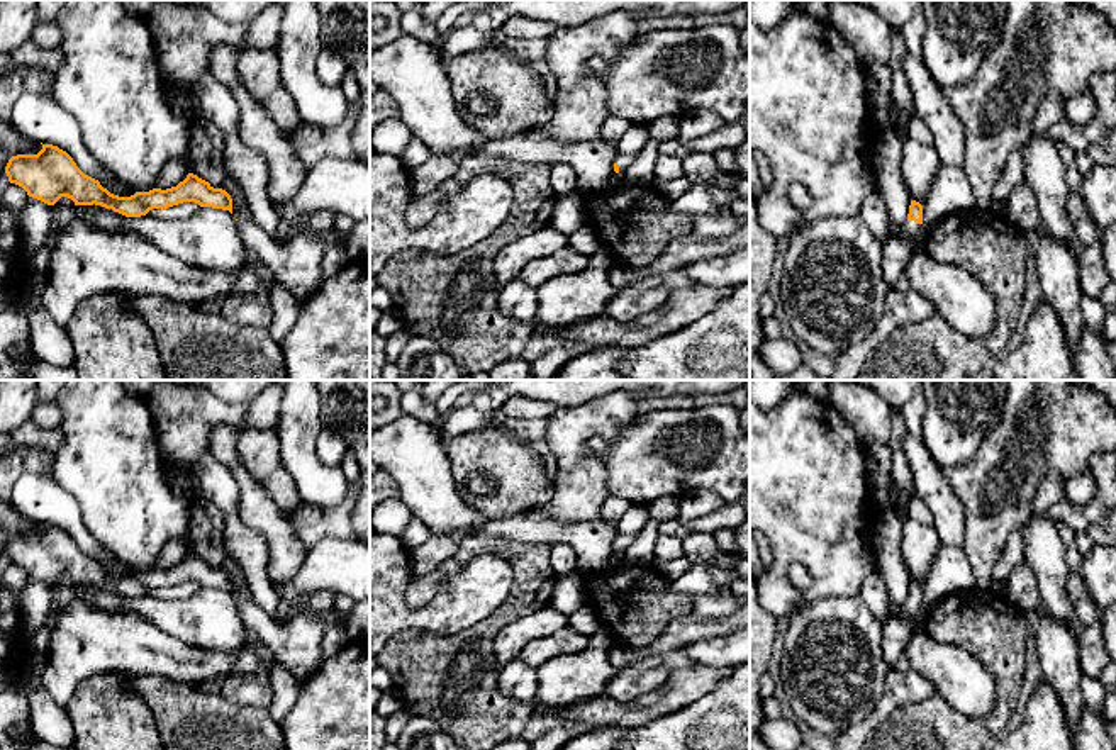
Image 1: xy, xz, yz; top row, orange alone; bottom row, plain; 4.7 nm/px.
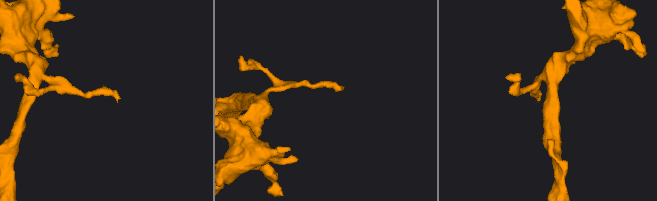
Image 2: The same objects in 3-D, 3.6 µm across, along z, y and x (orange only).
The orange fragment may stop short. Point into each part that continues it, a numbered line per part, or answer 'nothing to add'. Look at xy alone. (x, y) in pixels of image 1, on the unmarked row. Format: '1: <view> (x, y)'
nothing to add

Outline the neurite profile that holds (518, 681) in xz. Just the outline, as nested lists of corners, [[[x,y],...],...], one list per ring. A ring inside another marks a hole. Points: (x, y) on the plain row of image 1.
[[[516,657],[499,670],[499,691],[514,702],[536,702],[539,679],[536,669]]]

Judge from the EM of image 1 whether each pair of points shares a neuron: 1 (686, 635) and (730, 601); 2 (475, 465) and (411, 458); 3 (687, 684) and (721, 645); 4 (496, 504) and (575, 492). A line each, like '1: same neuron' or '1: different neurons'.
1: different neurons
2: different neurons
3: different neurons
4: different neurons

